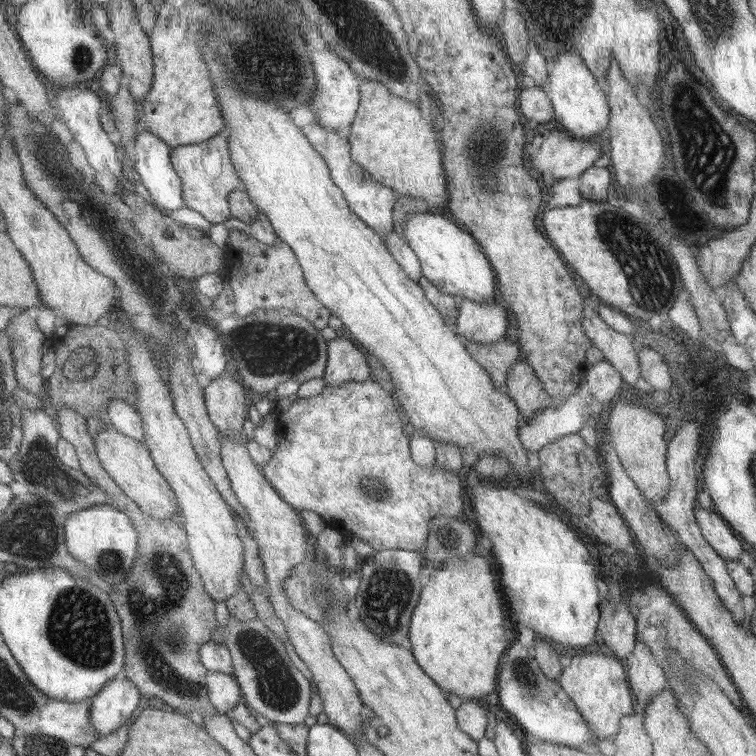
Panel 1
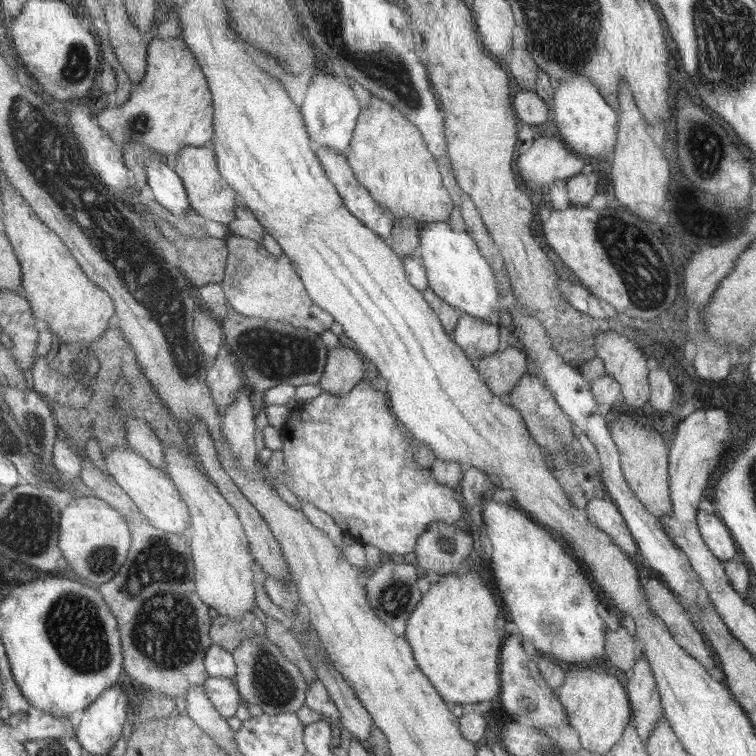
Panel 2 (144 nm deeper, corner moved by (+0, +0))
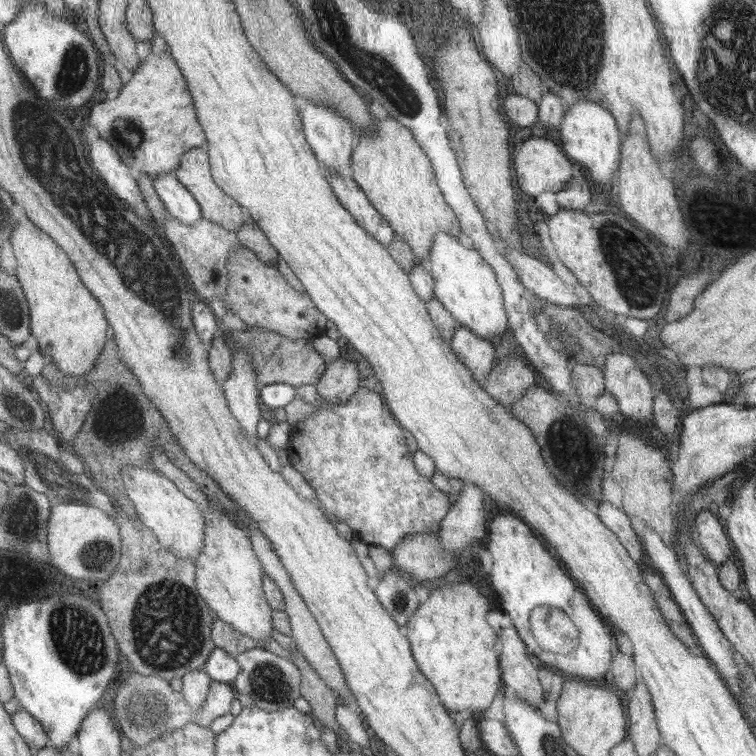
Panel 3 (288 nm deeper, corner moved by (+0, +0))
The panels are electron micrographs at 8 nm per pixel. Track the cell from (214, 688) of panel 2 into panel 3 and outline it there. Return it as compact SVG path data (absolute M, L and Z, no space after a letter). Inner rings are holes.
M131 670L129 678L121 680L121 684L117 686L117 694L113 696L115 706L111 706L109 712L117 720L117 726L123 732L123 736L133 740L133 744L137 744L137 746L147 746L153 740L163 738L165 734L173 734L179 728L189 726L191 722L209 728L213 724L213 720L217 720L219 716L231 714L233 702L237 700L237 694L239 692L235 690L233 684L213 682L211 688L209 688L209 696L207 696L205 704L197 712L189 704L187 696L183 696L183 692L177 692L167 678L159 678L159 676L153 676L153 674L145 676L141 672Z

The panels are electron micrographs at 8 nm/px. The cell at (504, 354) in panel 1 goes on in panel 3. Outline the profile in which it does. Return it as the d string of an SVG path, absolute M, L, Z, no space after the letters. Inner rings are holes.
M519 352L497 362L495 370L483 384L485 390L507 408L523 400L525 394L533 386L537 386L537 378L533 372L533 364L523 356L523 352Z

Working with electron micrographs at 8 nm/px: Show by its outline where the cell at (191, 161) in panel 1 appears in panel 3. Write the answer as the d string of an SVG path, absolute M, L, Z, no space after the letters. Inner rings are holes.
M193 148L189 150L185 156L183 156L183 162L181 162L181 168L175 170L175 174L179 176L179 180L197 196L201 208L203 208L203 214L205 218L221 224L223 228L231 230L231 232L239 232L251 218L251 214L233 198L229 196L215 180L213 176L213 164L211 164L211 156L209 156L209 150L207 148Z

